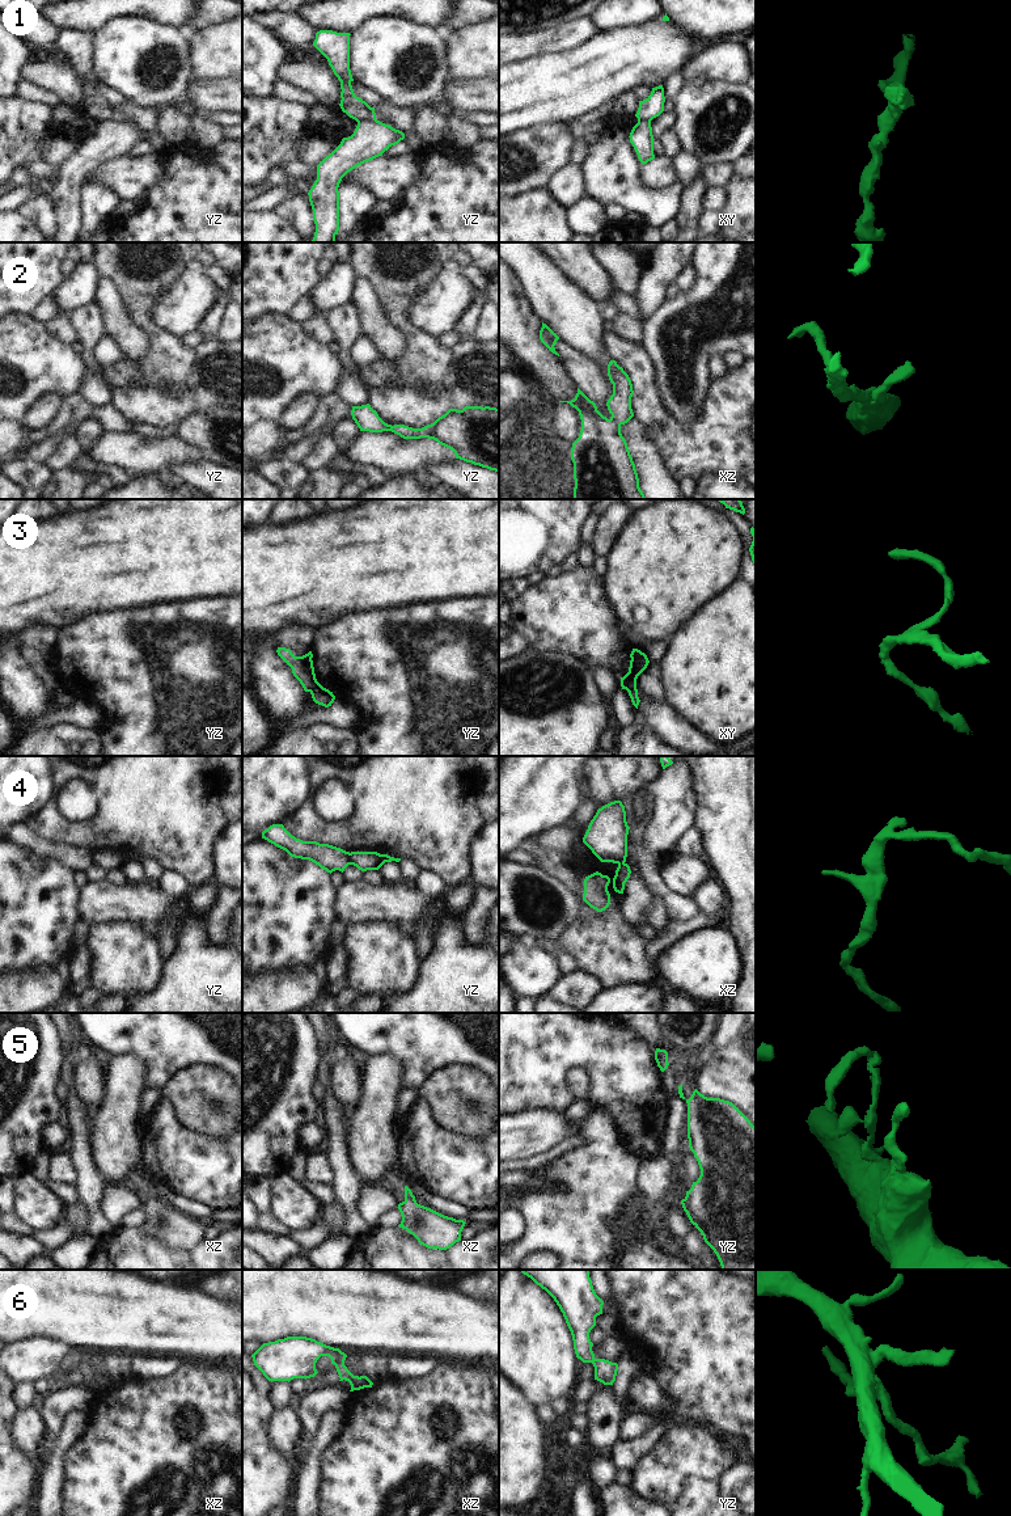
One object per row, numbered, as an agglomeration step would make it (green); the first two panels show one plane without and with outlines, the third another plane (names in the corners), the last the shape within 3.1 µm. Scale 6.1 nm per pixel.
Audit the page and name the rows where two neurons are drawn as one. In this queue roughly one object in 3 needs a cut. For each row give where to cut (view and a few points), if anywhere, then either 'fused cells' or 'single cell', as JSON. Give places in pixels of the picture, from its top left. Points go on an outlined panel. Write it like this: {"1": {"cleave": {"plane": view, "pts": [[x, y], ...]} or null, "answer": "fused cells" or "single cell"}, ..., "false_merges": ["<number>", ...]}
{"1": {"cleave": {"plane": "yz", "pts": [[375, 118], [358, 122]]}, "answer": "fused cells"}, "2": {"cleave": null, "answer": "single cell"}, "3": {"cleave": {"plane": "yz", "pts": [[318, 683], [309, 691]]}, "answer": "fused cells"}, "4": {"cleave": {"plane": "yz", "pts": [[349, 853], [351, 864]]}, "answer": "fused cells"}, "5": {"cleave": null, "answer": "single cell"}, "6": {"cleave": null, "answer": "single cell"}, "false_merges": ["1", "3", "4"]}

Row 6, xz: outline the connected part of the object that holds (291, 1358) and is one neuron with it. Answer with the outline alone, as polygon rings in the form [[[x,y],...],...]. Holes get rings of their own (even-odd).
[[[287,1336],[275,1342],[263,1343],[253,1355],[254,1365],[268,1381],[291,1381],[293,1378],[310,1378],[318,1372],[316,1363],[321,1356],[329,1356],[335,1365],[339,1381],[348,1381],[351,1390],[372,1388],[367,1376],[354,1376],[344,1360],[347,1355],[339,1348],[326,1346],[306,1336]]]

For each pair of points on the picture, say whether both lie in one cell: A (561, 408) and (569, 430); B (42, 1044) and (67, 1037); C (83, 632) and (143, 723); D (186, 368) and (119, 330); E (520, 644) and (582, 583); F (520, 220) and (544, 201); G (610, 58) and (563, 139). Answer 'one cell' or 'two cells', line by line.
A: one cell
B: two cells
C: one cell
D: two cells
E: two cells
F: one cell
G: two cells

